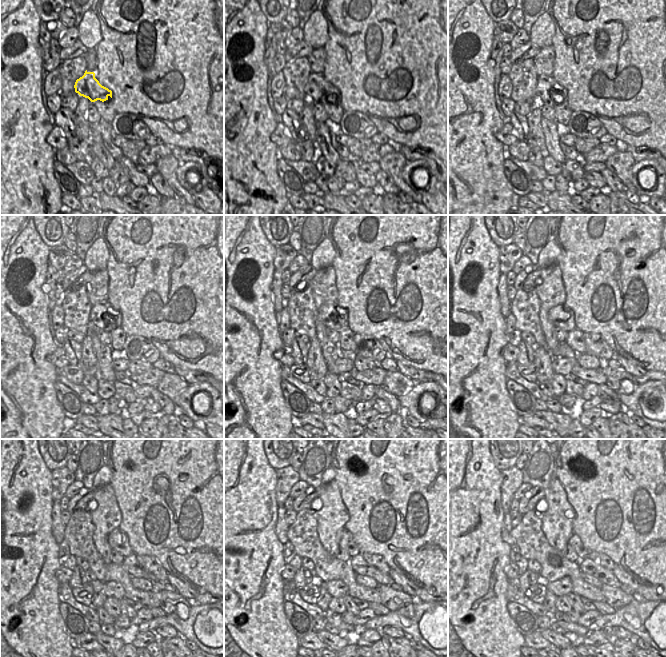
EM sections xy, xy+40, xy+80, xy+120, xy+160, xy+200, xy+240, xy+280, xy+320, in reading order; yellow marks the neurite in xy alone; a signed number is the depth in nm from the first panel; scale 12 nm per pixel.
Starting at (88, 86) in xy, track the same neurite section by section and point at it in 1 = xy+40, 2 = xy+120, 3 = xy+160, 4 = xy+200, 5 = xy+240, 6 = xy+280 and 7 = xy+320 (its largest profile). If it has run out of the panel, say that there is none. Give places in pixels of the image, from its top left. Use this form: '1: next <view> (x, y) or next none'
1: next xy+40 (317, 90)
2: next xy+120 (99, 312)
3: next xy+160 (326, 311)
4: next xy+200 (568, 325)
5: next xy+240 (122, 547)
6: next xy+280 (347, 542)
7: next xy+320 (574, 541)

